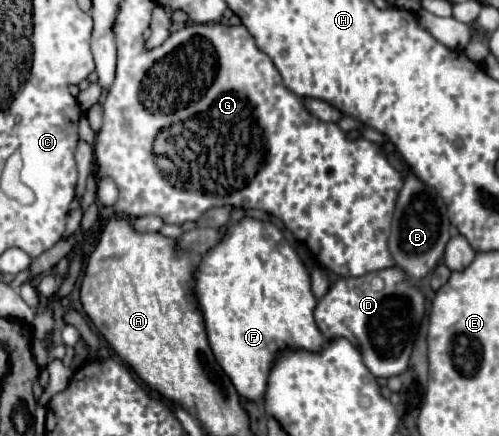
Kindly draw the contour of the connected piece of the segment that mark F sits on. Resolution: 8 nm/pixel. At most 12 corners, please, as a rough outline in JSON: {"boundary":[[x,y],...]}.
{"boundary":[[242,217],[194,269],[216,361],[262,399],[278,345],[324,347],[310,273]]}

